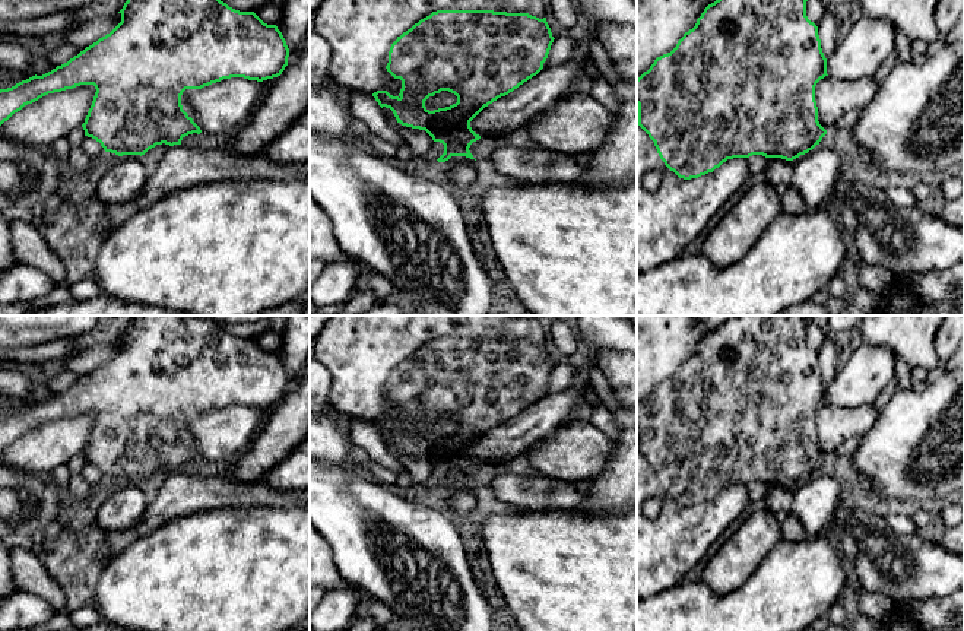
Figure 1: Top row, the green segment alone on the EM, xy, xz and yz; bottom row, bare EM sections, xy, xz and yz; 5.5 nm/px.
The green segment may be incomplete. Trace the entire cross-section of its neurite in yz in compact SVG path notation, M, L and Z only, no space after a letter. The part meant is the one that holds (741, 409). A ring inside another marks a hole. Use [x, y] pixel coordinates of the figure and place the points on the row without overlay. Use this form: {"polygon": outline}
{"polygon": "M732 316L708 332L676 374L637 406L638 453L679 505L713 500L733 485L762 482L793 488L812 478L827 457L818 448L815 413L827 402L818 353L806 343L805 316Z"}

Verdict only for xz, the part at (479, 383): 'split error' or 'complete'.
complete

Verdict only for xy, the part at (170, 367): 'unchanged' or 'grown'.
unchanged

